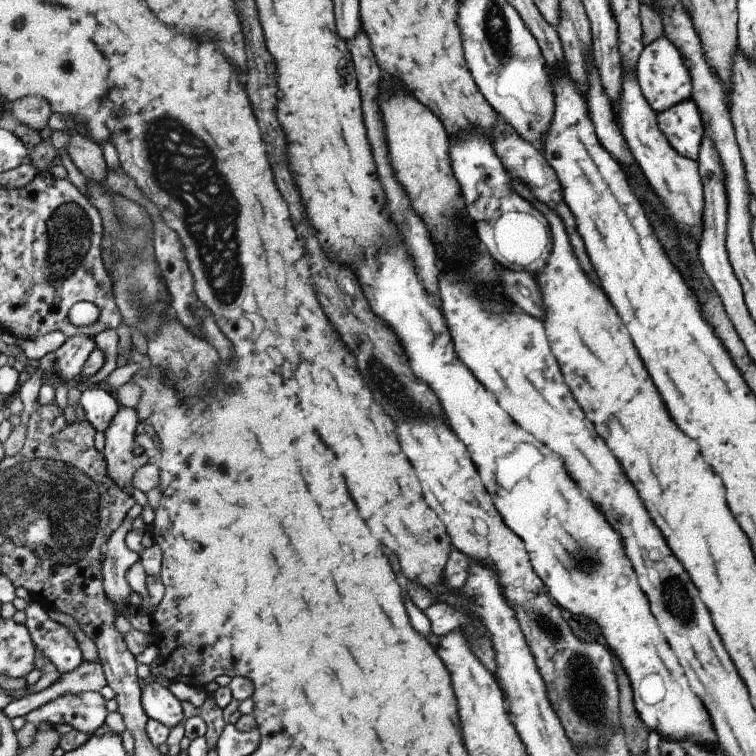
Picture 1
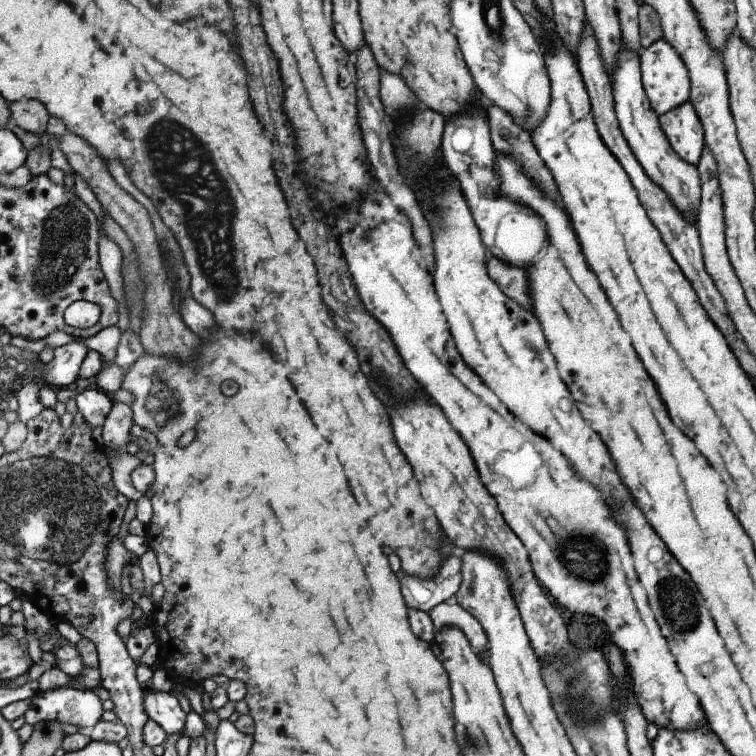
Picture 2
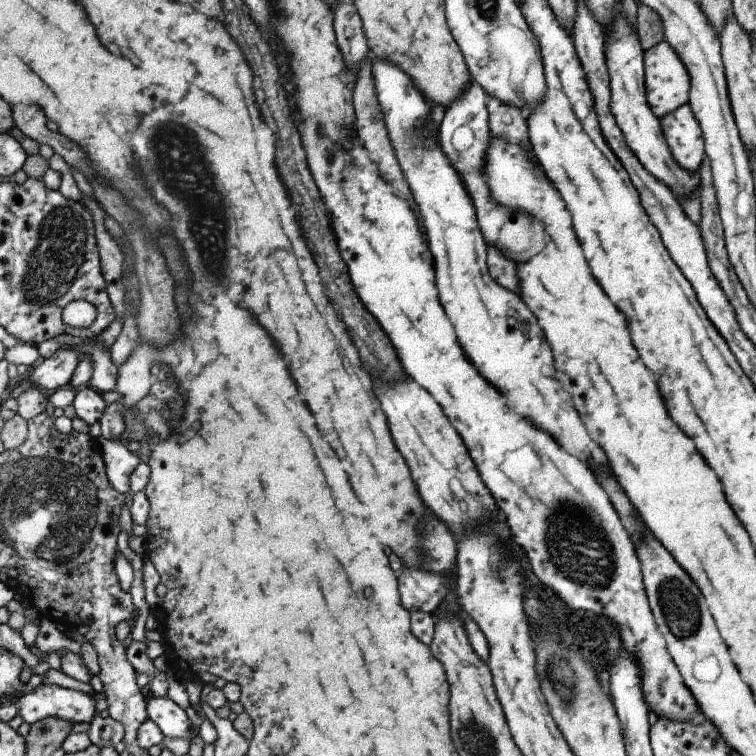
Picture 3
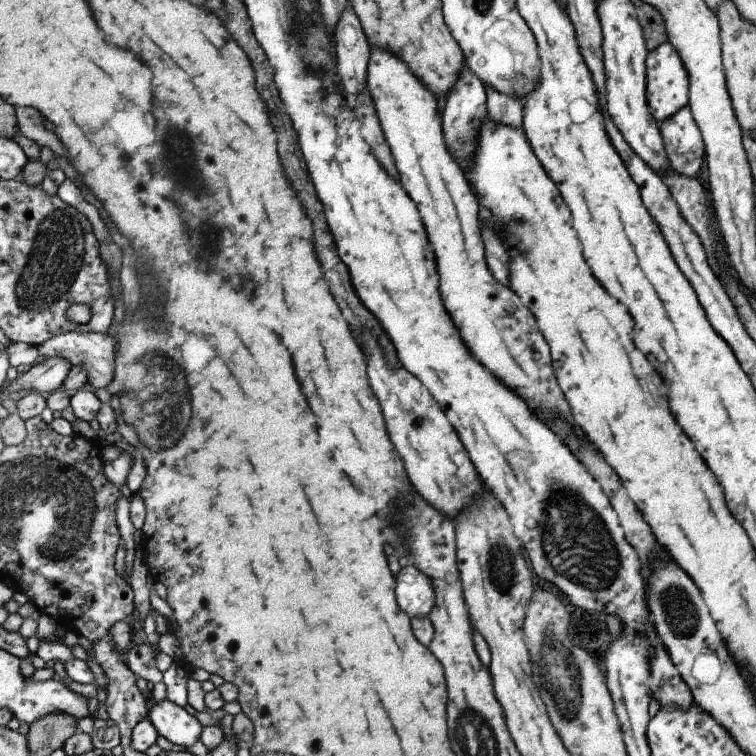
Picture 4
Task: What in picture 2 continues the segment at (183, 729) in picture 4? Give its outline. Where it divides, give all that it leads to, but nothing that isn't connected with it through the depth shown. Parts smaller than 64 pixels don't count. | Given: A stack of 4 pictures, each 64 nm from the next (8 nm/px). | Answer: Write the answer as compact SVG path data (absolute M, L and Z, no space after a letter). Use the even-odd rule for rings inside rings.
M149 688L145 706L151 720L157 720L157 724L161 724L169 734L183 732L187 712L183 710L179 696L175 696L173 692L155 692Z

